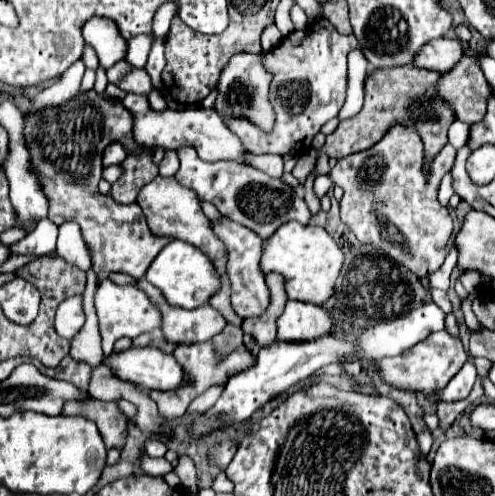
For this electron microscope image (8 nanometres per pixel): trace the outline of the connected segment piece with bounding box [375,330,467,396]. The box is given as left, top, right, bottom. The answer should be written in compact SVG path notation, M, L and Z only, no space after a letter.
M443 330L443 332L433 332L431 336L427 336L427 340L415 344L415 348L409 348L409 352L403 352L393 358L377 360L375 366L377 366L381 380L385 384L389 384L391 388L407 390L411 394L421 392L421 394L429 396L441 388L445 388L445 384L461 370L465 360L467 360L467 354L463 350L463 344Z

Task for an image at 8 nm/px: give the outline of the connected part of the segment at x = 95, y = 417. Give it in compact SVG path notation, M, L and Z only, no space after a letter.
M67 402L63 408L63 416L83 416L97 424L105 448L123 448L127 438L127 416L119 410L115 402Z

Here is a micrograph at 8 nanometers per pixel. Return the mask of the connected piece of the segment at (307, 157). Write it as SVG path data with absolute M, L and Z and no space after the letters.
M309 150L309 152L305 152L297 158L297 164L295 164L295 168L293 168L293 176L303 184L305 182L305 178L309 176L309 172L313 170L313 166L315 166L315 162L317 162L317 150Z

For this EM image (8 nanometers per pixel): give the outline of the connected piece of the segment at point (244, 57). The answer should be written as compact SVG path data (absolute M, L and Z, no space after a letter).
M237 54L229 60L229 64L225 66L221 80L219 80L219 96L215 102L215 110L219 110L225 116L251 118L257 126L261 126L263 130L269 132L275 122L273 108L267 100L271 74L261 66L261 60L263 60L263 54Z

